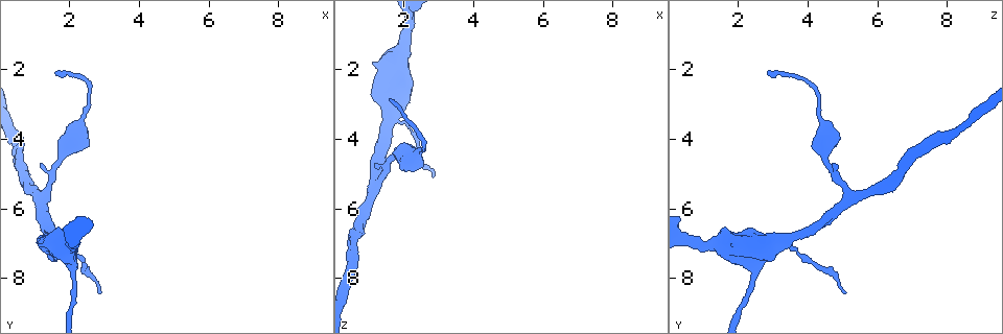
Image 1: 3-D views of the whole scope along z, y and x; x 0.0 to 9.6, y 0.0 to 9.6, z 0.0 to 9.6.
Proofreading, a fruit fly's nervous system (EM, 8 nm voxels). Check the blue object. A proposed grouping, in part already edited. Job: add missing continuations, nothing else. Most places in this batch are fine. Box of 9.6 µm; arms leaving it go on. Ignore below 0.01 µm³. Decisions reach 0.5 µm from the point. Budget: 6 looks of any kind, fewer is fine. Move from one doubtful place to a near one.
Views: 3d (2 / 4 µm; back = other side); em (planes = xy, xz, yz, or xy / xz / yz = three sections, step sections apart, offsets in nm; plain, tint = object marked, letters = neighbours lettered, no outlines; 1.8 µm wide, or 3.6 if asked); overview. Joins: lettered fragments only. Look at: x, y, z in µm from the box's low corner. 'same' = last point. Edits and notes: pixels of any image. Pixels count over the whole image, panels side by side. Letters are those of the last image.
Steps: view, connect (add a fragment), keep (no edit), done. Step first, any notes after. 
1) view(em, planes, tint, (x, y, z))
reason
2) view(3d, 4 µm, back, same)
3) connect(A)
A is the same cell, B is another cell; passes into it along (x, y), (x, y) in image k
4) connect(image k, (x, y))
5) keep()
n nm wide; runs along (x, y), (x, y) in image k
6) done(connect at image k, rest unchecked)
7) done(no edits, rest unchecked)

view(3d, 2 µm, (1.60, 2.15, 2.90))
free end

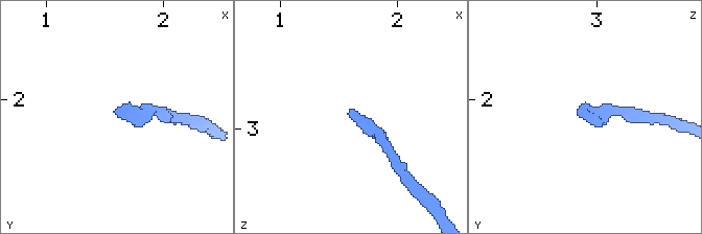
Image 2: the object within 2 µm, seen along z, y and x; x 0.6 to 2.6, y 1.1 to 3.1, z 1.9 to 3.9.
view(em, planes, tint, (1.60, 2.12, 2.86))
need the tissue

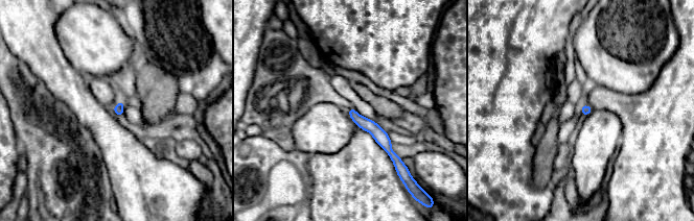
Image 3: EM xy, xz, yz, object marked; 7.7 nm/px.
view(em, planes, letters, same)
what lies round it

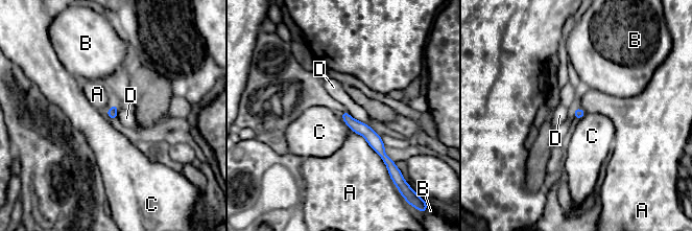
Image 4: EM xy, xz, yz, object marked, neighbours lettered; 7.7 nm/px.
keep()
A, B, C and D are other cells; runs along (344, 114), (378, 145), (386, 160) in image 4; no lettered fragment goes on from it

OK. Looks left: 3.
view(3d, 4 µm, (2.10, 7.15, 1.05))
thick turns thin

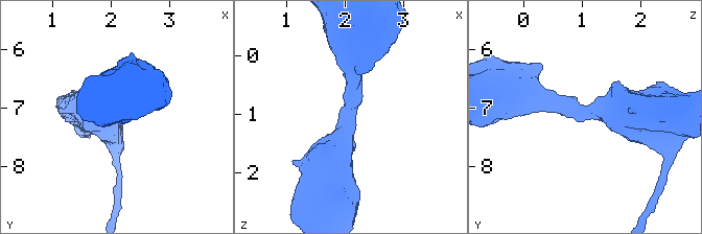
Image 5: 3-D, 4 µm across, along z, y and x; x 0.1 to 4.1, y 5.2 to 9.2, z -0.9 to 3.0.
view(em, yz, step 8, letters, (2.05, 7.10, 1.05))

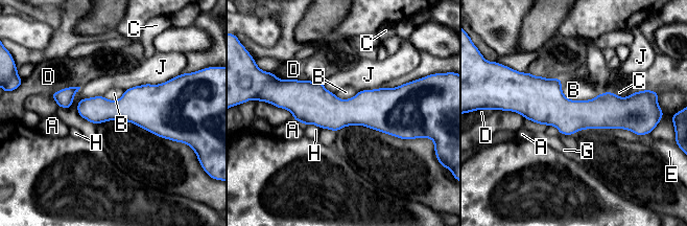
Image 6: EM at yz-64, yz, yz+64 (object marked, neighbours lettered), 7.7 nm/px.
keep()
200 nm wide; A, B, C, D, E, G, H and J are other cells; border along (594, 128), (647, 134) in image 6; none of them fits

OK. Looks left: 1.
view(em, planes, letters, (2.80, 8.50, 5.00))
long arm stops here

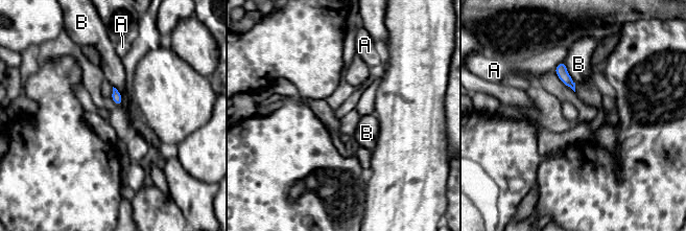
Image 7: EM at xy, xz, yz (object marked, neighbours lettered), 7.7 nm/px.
keep()
A and B are other cells; border along (564, 62), (567, 72), (575, 83) in image 7; none of them fits

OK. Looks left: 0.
done(no edits, rest unchecked)

